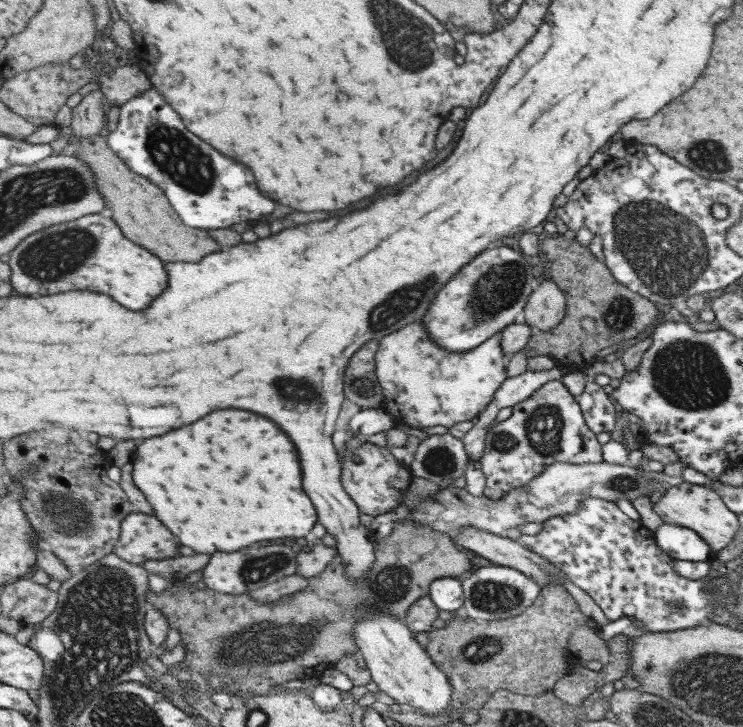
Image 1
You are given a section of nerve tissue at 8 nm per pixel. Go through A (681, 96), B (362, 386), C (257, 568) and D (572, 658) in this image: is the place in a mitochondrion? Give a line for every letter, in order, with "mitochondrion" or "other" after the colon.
A: other
B: mitochondrion
C: mitochondrion
D: other

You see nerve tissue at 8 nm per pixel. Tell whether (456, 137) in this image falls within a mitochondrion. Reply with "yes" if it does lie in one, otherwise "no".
no

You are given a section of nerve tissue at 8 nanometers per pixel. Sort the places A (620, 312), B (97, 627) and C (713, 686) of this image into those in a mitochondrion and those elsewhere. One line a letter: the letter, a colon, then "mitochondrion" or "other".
A: mitochondrion
B: mitochondrion
C: mitochondrion

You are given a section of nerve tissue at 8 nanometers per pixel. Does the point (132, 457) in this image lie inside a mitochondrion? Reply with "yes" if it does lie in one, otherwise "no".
no

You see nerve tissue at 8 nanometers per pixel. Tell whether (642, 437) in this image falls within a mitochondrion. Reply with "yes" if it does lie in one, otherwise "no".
no

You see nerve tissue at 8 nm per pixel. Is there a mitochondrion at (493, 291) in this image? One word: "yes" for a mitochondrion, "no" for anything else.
yes

